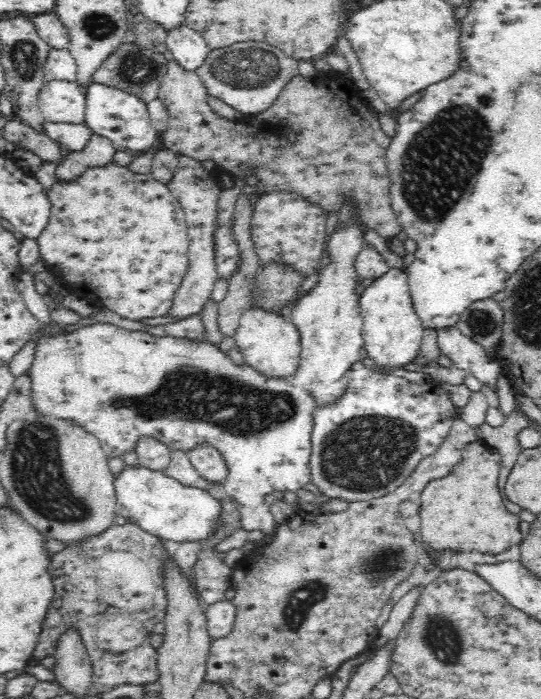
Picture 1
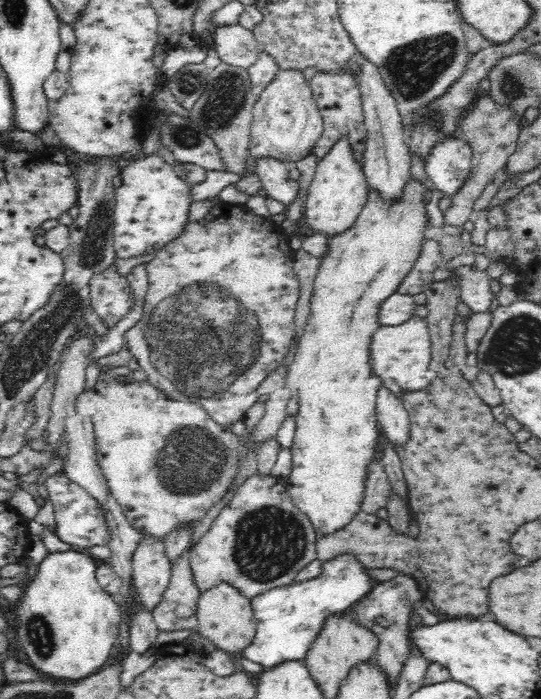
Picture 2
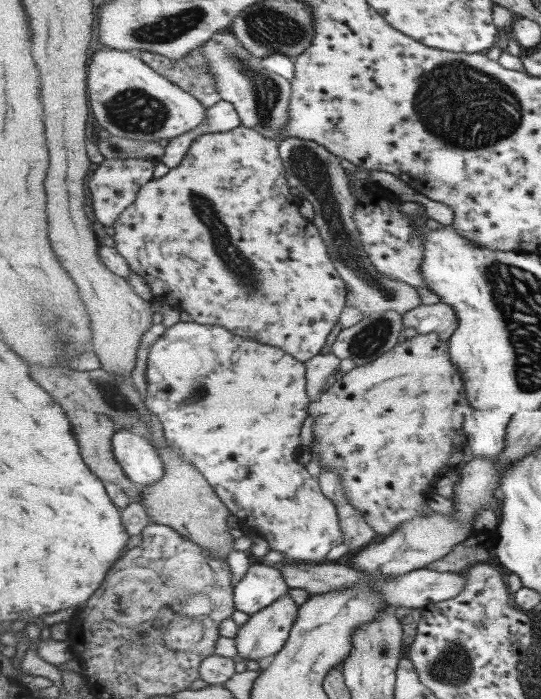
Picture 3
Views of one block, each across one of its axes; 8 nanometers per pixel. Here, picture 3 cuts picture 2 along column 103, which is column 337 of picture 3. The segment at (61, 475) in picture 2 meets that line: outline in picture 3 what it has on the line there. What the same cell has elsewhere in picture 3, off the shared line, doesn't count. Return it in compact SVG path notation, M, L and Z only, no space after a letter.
M178 322L173 327L167 328L150 348L148 354L148 366L146 368L147 398L145 400L148 411L151 411L162 424L164 436L167 442L171 443L181 453L204 474L209 484L216 490L221 501L229 507L232 514L241 521L249 522L254 531L263 536L271 545L272 550L284 554L285 562L292 560L303 560L304 562L322 562L325 556L345 540L344 530L341 529L340 510L337 509L336 502L327 497L319 486L319 480L309 474L309 470L297 462L301 446L301 430L305 420L297 420L295 416L301 410L309 408L309 396L307 396L307 375L306 364L295 358L280 347L270 346L267 343L257 342L255 339L241 337L231 334L227 328L213 324L192 322Z

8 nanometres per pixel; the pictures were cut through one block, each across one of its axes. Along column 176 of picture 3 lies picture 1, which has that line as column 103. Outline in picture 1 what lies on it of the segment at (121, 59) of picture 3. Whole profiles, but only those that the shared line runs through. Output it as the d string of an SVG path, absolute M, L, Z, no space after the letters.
M88 83L85 91L84 123L94 132L108 138L114 148L126 151L135 150L146 152L160 143L160 134L154 129L150 120L147 103L138 95L120 89L120 87L106 85L106 83Z

